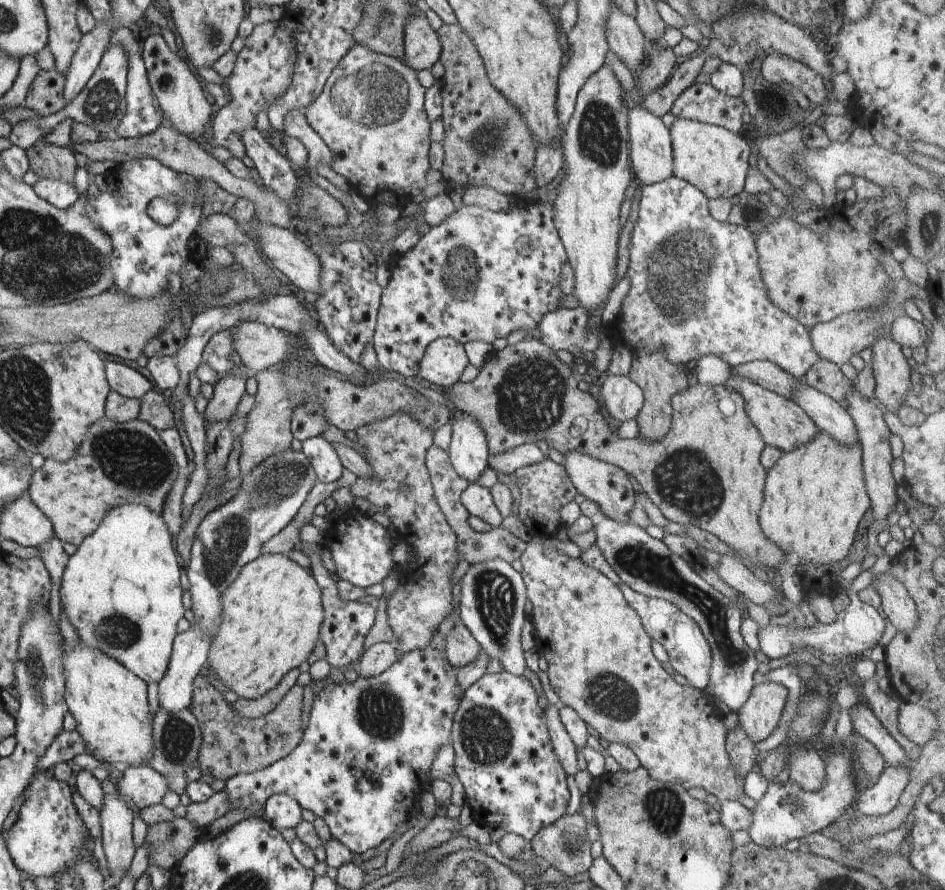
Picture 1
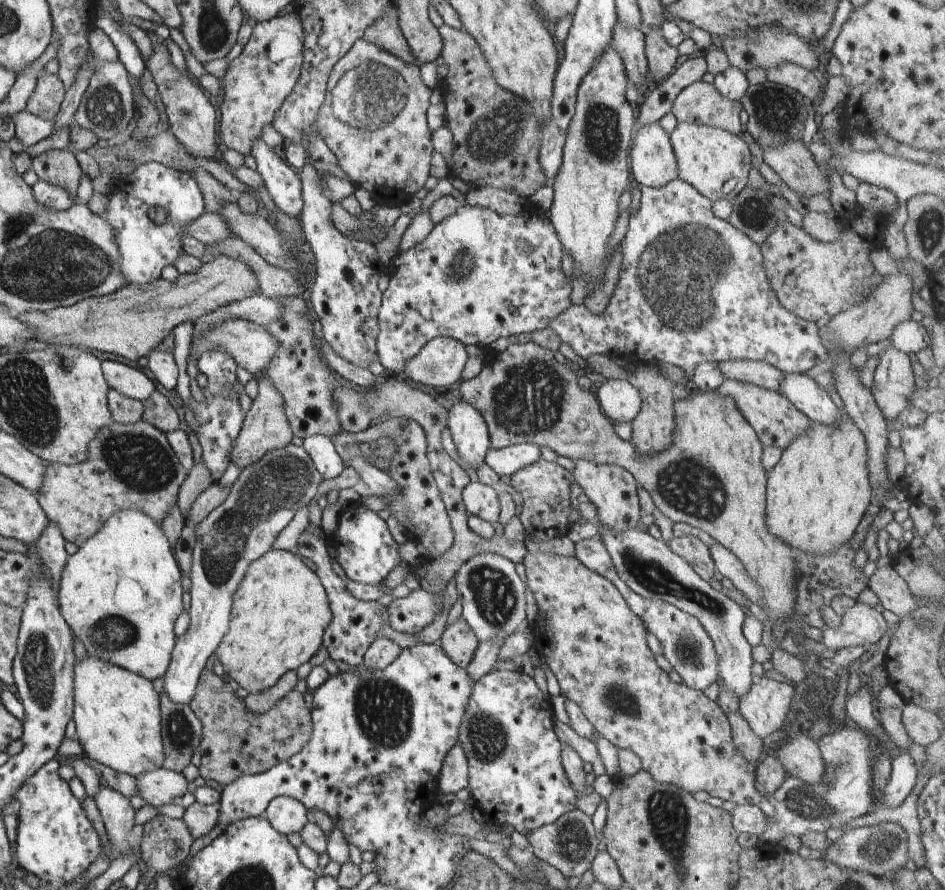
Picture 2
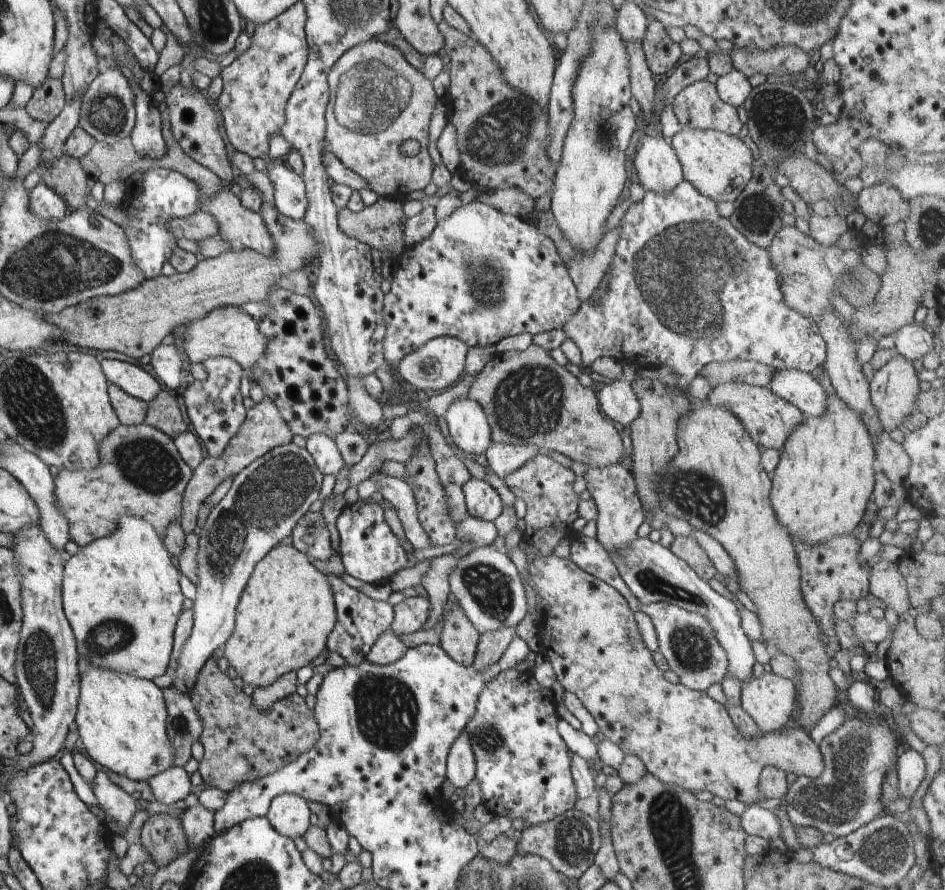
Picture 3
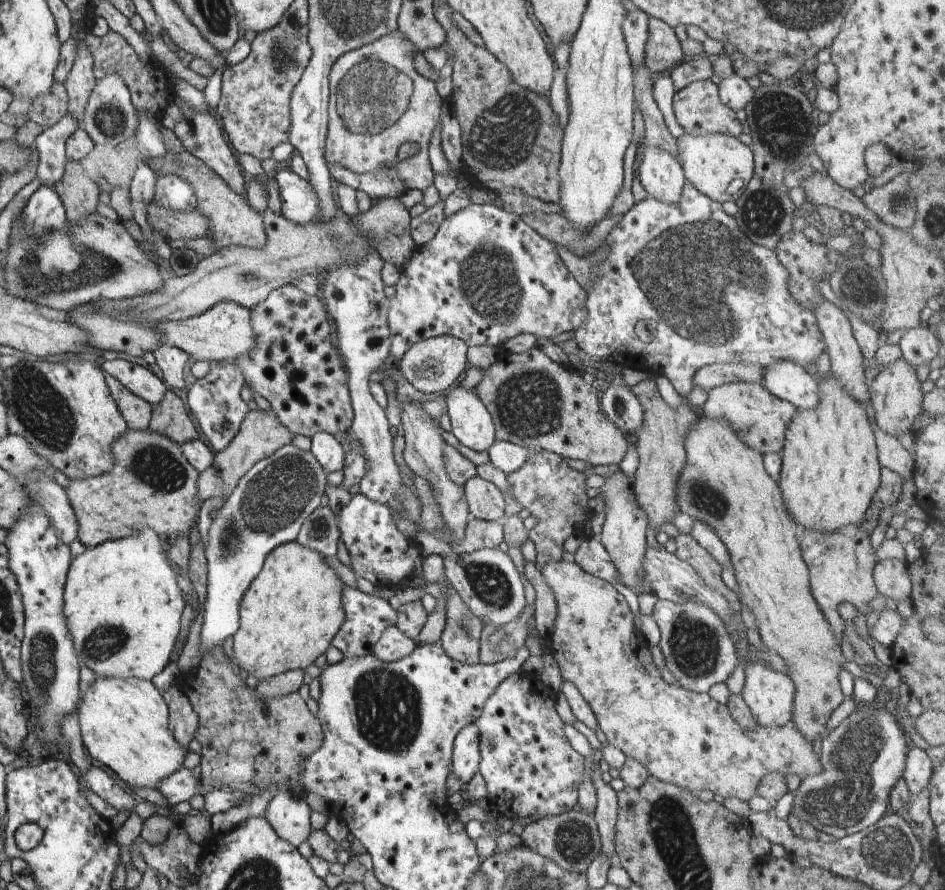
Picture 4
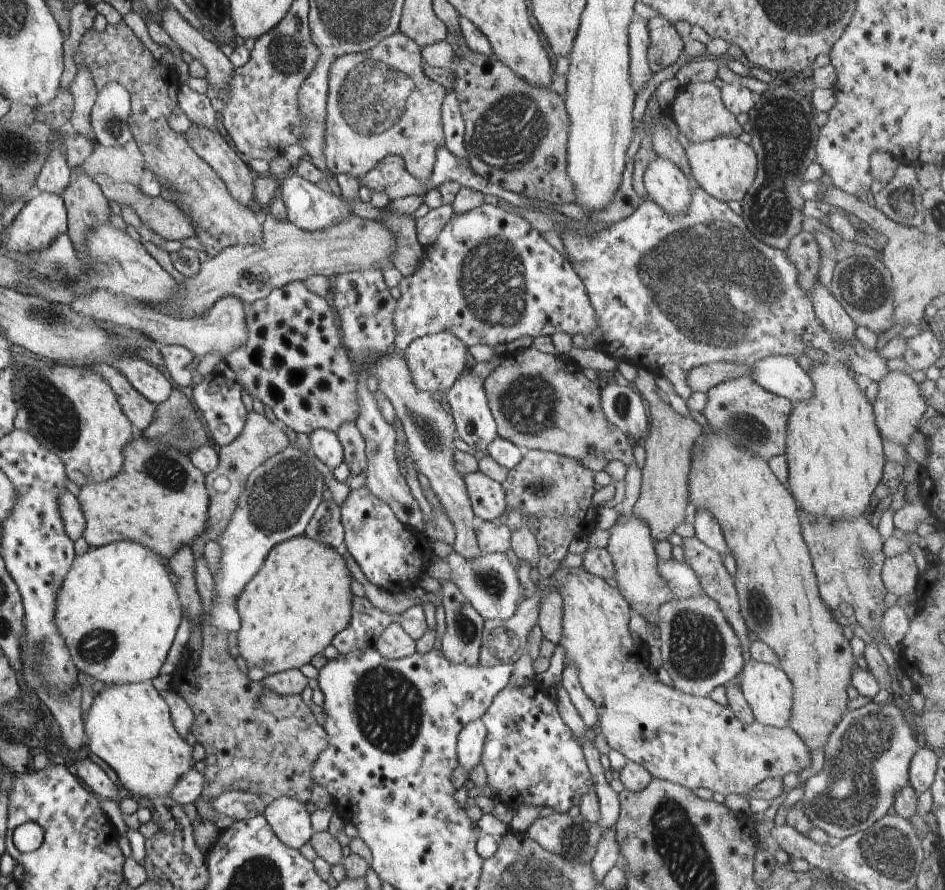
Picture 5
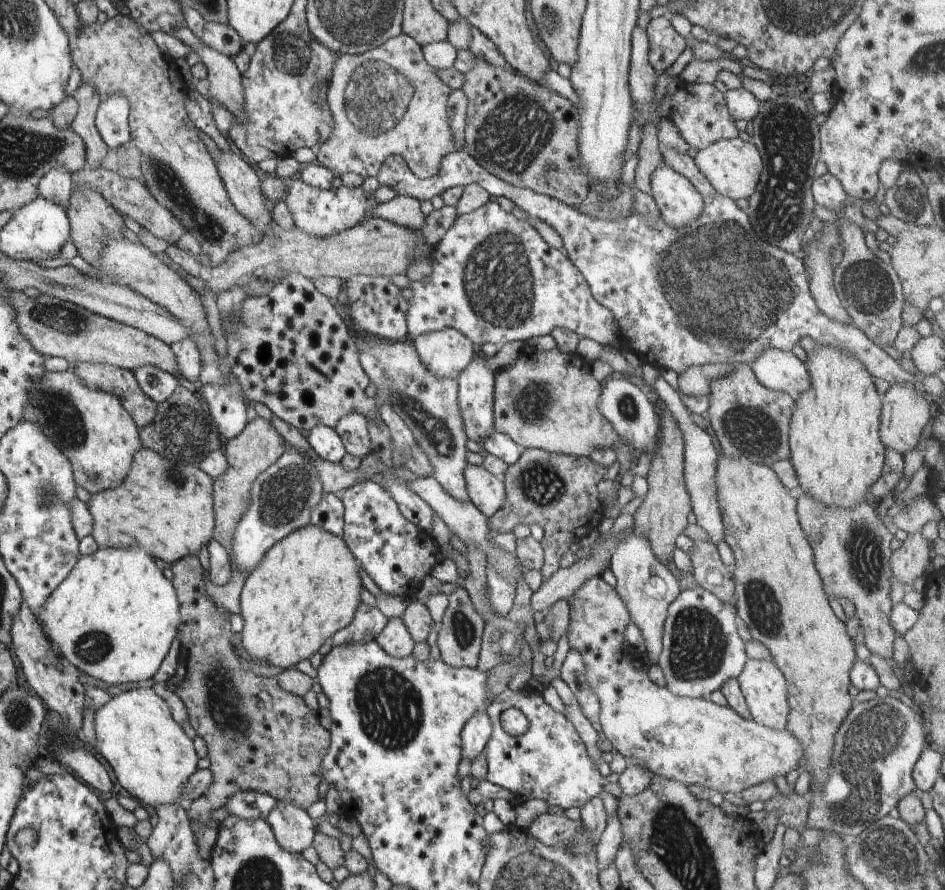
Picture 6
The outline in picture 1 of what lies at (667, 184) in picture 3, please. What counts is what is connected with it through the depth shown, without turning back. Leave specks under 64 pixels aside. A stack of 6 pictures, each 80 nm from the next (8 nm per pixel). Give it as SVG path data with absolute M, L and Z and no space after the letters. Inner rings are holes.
M635 97L630 100L629 106L629 157L631 169L634 176L640 179L643 185L653 185L664 182L673 176L673 150L671 145L671 134L668 128L662 123L662 119L656 115L650 114L645 107L641 105L641 99Z

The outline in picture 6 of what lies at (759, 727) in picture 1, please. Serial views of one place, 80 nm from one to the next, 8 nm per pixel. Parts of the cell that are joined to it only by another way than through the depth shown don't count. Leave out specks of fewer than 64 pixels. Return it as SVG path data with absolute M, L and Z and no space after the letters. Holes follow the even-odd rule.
M748 659L742 673L737 677L744 694L752 721L775 730L785 730L789 716L788 680L771 660Z

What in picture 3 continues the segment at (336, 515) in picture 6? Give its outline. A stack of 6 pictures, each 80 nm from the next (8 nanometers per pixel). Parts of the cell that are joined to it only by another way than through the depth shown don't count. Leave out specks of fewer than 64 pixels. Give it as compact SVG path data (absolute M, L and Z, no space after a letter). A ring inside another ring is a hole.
M308 511L293 528L293 544L312 559L327 560L332 556L330 533L324 523L324 515Z

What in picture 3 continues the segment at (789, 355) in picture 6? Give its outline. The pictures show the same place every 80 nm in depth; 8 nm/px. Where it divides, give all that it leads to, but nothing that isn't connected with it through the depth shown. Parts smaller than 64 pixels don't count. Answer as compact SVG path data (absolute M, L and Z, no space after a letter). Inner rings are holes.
M795 368L773 370L769 389L792 403L803 415L825 414L827 394L811 373Z

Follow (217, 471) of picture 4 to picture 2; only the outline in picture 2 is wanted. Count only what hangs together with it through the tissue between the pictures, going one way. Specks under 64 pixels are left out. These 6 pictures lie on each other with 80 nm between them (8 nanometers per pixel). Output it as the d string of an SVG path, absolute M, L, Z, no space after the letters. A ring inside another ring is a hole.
M258 375L257 378L259 393L245 414L241 431L231 448L231 463L241 469L259 461L267 452L287 447L292 442L293 432L285 415L282 395L268 377ZM203 462L194 465L188 471L177 498L177 505L185 518L185 524L190 519L190 510L192 510L193 502L196 502L196 498L214 482L216 480L213 480L210 469Z

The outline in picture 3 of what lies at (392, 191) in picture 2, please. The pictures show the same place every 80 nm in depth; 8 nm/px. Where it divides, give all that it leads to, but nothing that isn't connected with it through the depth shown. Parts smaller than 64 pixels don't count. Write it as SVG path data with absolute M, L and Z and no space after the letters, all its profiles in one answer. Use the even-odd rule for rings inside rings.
M374 38L347 50L330 69L327 83L329 84L330 102L325 112L327 125L324 137L324 150L336 156L346 168L354 171L358 176L364 177L369 182L369 188L380 196L392 196L404 202L411 192L423 191L430 184L430 181L433 180L434 165L428 153L428 128L430 128L430 116L432 116L436 103L440 99L436 95L434 87L432 87L432 81L427 79L422 71L414 68L404 58L403 52L398 47L382 39ZM370 60L380 60L382 64L394 68L414 88L412 100L410 100L408 108L384 132L378 132L374 136L372 134L352 132L348 128L340 126L336 122L336 118L334 118L334 94L336 94L340 76L344 72L348 72L352 66L362 64L362 62L370 62ZM372 138L374 138L374 142L372 142ZM406 140L420 142L420 152L416 156L402 156L400 146Z

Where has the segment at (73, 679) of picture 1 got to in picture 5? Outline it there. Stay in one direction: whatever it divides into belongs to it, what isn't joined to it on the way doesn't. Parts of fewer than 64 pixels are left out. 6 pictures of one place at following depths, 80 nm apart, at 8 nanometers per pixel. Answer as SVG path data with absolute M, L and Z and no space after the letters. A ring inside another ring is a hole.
M152 681L116 685L96 694L93 698L93 704L88 712L88 716L86 716L86 724L84 727L86 736L85 743L88 744L88 748L114 769L120 782L134 794L136 799L145 798L150 800L156 799L157 797L170 797L171 790L176 786L180 777L185 775L190 769L194 768L194 764L196 763L193 757L193 746L190 746L186 739L183 736L180 736L180 733L176 730L171 719L168 703L164 700L162 693L152 685Z

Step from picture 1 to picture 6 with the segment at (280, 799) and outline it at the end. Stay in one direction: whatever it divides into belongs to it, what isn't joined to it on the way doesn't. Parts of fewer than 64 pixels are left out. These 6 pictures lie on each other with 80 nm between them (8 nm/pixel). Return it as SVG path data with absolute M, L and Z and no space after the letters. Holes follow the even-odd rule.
M277 801L265 820L284 850L301 854L306 848L312 847L316 822L310 818L306 809L292 802Z

